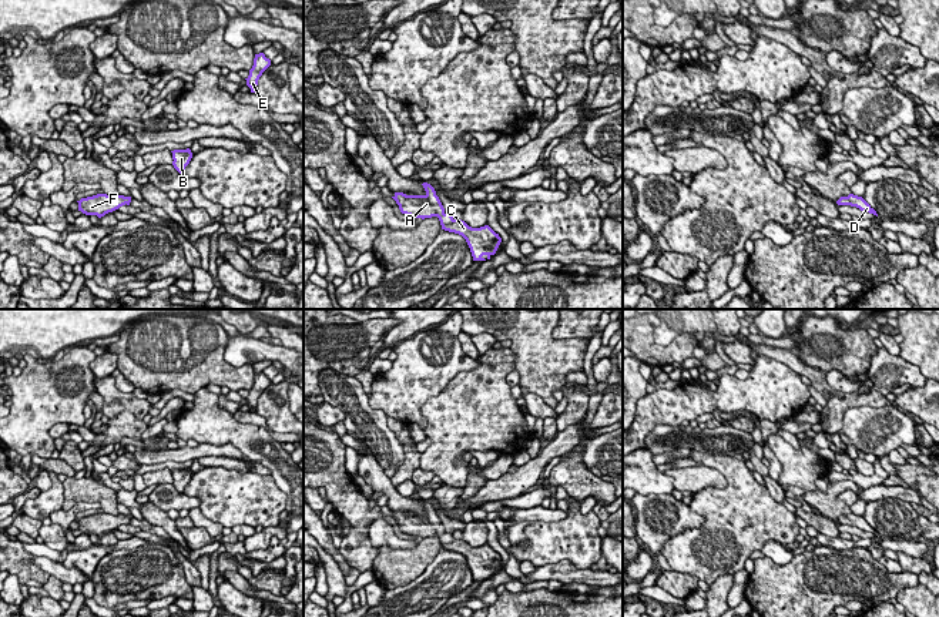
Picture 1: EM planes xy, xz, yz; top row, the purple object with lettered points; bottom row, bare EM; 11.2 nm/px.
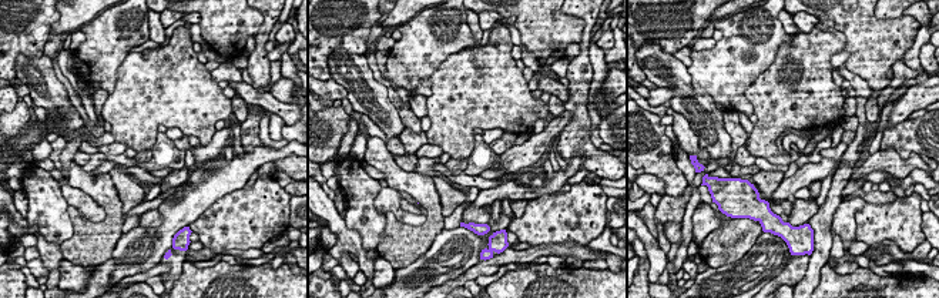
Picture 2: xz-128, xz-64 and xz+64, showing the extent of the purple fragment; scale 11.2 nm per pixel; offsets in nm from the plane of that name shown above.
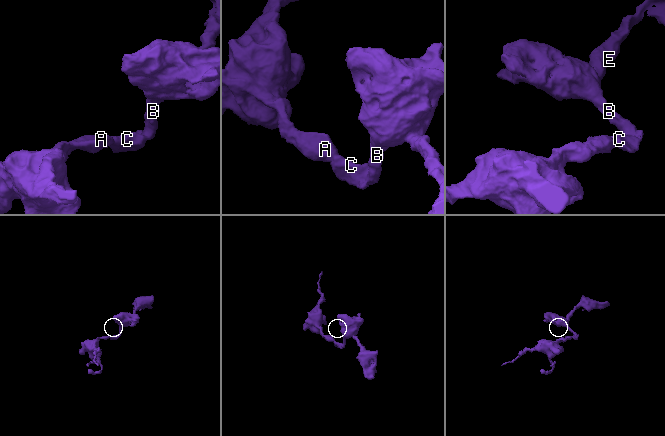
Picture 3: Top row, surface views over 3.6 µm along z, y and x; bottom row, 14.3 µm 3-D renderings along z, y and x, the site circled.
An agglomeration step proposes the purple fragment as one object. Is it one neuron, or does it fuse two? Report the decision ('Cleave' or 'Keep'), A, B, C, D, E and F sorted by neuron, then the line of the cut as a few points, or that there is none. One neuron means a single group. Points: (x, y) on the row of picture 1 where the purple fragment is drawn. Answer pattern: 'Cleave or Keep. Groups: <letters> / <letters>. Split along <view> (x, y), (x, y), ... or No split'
Keep. Groups: A B C D E F. No split

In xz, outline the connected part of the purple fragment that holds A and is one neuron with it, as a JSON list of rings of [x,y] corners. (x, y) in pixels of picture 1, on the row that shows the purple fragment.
[[[423,182],[425,195],[406,195],[403,192],[395,192],[392,197],[402,214],[416,218],[437,217],[442,229],[462,235],[472,252],[473,261],[486,261],[496,254],[502,238],[489,225],[480,228],[472,228],[462,219],[455,219],[450,214],[445,212],[445,208],[436,195],[435,188]]]

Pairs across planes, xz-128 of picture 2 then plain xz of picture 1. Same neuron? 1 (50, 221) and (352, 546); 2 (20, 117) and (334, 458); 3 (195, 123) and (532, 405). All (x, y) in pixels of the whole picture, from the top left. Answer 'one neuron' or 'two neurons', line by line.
1: one neuron
2: one neuron
3: two neurons

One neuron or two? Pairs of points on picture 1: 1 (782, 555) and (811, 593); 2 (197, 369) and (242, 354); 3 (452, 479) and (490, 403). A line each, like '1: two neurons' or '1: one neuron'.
1: two neurons
2: two neurons
3: one neuron

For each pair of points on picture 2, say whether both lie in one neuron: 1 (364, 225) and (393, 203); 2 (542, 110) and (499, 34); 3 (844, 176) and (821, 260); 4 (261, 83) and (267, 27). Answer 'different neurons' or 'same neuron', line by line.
1: different neurons
2: same neuron
3: same neuron
4: same neuron

